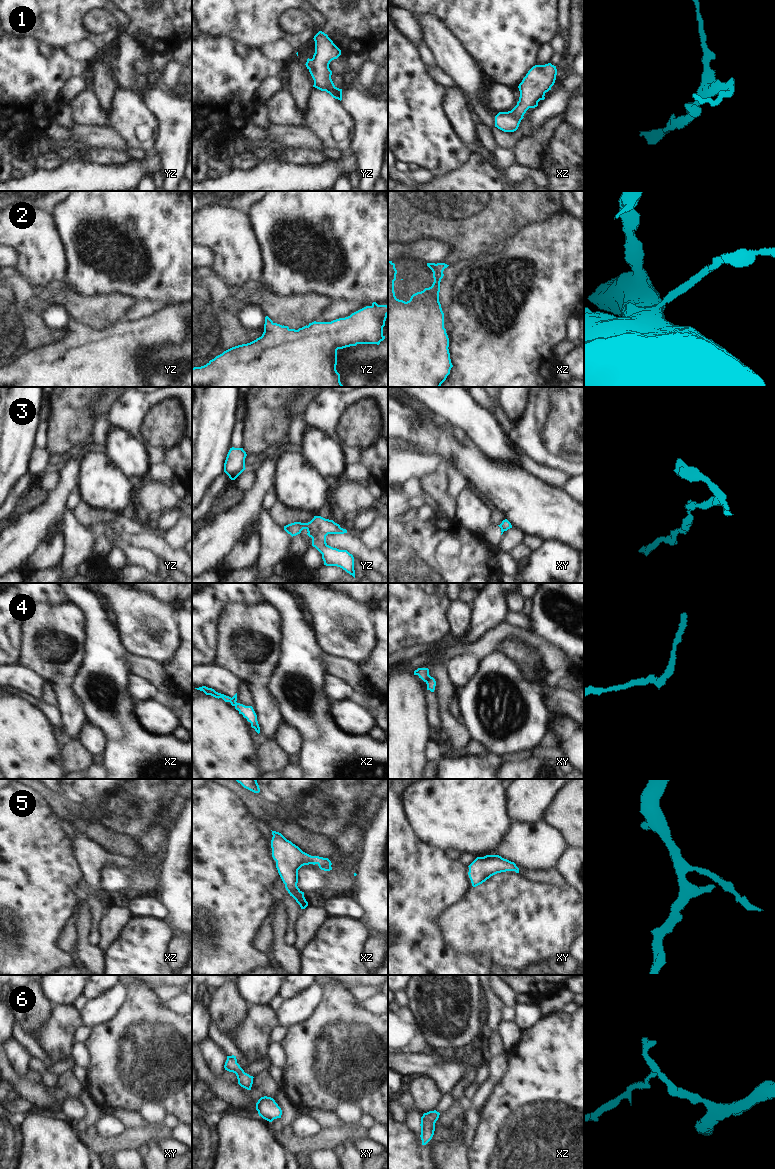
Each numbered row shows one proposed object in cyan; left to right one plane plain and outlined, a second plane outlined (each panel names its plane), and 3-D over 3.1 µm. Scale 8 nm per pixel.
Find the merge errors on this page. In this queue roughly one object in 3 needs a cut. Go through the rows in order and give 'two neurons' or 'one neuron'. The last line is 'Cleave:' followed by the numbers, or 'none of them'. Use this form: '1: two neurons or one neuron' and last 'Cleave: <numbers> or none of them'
1: one neuron
2: one neuron
3: two neurons
4: two neurons
5: one neuron
6: one neuron
Cleave: 3, 4

